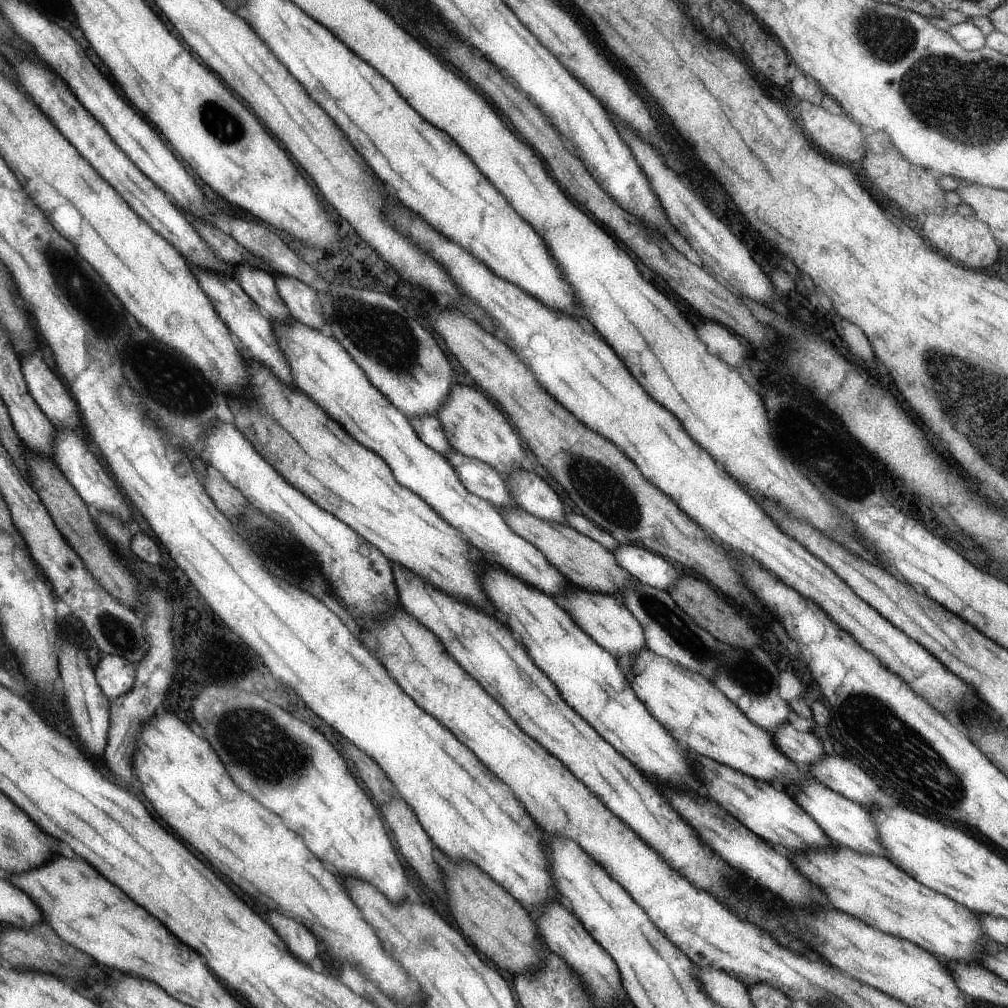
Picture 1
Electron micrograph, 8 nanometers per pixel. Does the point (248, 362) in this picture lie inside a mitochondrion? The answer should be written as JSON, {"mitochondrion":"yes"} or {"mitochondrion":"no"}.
{"mitochondrion":"no"}

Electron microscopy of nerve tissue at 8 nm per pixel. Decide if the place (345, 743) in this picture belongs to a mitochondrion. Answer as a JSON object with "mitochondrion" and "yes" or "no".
{"mitochondrion":"no"}

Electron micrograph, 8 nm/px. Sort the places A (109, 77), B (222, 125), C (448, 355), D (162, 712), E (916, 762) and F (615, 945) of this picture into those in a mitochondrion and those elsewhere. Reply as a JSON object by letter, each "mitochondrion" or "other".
{"A":"other","B":"mitochondrion","C":"other","D":"other","E":"mitochondrion","F":"other"}

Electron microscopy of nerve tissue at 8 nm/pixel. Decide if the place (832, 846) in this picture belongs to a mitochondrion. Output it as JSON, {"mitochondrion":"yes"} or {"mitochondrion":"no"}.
{"mitochondrion":"no"}

